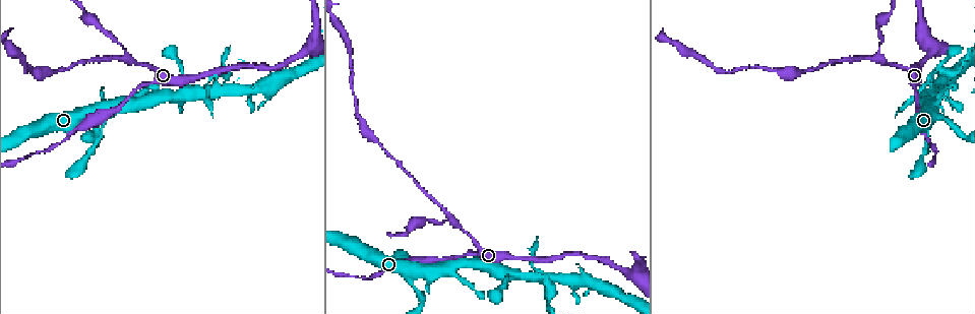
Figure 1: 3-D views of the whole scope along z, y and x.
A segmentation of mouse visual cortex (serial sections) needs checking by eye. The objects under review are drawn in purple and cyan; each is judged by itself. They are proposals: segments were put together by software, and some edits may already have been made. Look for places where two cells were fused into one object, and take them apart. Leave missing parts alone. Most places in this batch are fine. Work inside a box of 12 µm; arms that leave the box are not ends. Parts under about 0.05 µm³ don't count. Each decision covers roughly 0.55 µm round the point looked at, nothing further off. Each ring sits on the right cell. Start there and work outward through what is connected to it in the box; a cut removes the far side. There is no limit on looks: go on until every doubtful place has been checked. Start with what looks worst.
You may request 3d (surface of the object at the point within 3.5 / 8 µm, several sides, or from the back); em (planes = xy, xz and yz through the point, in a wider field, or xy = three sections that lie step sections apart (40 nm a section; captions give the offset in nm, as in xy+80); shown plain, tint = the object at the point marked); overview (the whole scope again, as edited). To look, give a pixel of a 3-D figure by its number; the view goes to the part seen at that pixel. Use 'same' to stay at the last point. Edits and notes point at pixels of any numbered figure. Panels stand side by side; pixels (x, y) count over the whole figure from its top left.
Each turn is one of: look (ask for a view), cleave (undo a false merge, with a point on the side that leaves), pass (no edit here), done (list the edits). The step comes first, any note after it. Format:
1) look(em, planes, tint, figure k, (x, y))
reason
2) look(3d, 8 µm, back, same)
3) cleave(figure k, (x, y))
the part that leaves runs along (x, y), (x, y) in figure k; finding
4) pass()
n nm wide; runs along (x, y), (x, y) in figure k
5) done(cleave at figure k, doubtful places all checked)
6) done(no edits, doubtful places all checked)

look(em, xy, step 5, tint, figure 1, (214, 90))
two arms in line, one across

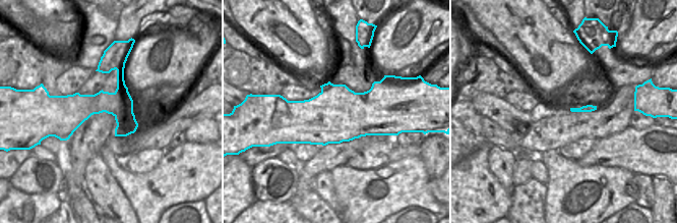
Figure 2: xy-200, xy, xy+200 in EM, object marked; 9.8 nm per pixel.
look(3d, 3.5 µm, back, same)

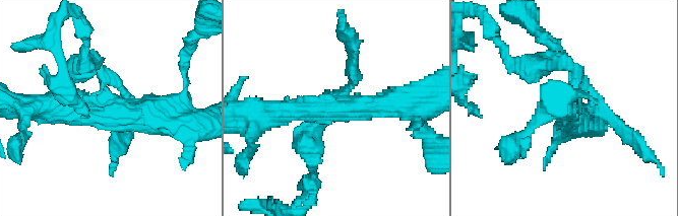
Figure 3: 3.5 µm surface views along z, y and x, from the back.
pass()
3 arms; arms of 150, 350, 400 nm; runs along (177, 123), (43, 103) in figure 3; continuous, no second cell

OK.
look(3d, 3.5 µm, figure 1, (450, 218))
a fork

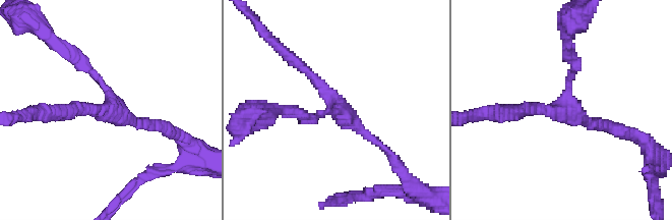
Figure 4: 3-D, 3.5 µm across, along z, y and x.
pass()
3 arms; arms of 150, 150, 200 nm; runs along (389, 154), (293, 59) in figure 4; all the same cell

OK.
look(3d, 8 µm, figure 1, (940, 72))
sharp bend

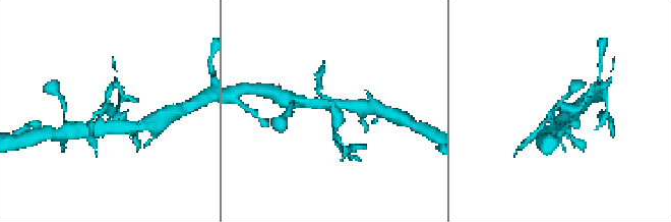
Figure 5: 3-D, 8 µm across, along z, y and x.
look(3d, 3.5 µm, figure 5, (562, 105))

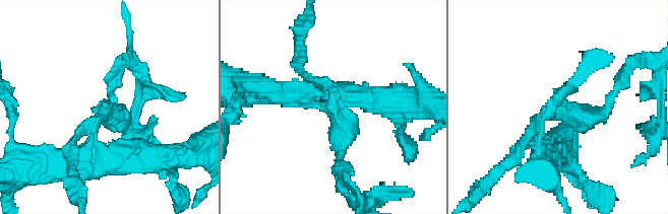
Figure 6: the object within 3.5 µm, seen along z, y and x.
pass()
runs along (544, 154), (614, 94) in figure 6; one cell here

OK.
done(no edits, doubtful places all checked)

